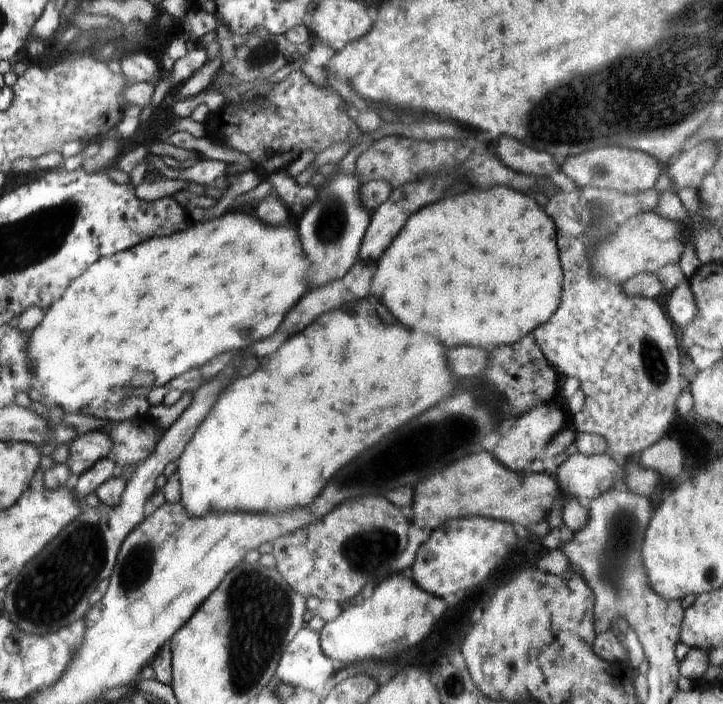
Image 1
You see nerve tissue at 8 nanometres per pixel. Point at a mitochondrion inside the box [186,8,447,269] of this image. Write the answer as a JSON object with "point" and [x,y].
{"point":[262,54]}

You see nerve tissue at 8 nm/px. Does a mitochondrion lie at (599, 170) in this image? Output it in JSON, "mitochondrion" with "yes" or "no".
{"mitochondrion":"yes"}

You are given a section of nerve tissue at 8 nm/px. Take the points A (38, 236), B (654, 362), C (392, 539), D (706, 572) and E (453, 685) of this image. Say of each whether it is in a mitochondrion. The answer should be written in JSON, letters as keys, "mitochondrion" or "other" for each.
{"A":"mitochondrion","B":"mitochondrion","C":"mitochondrion","D":"mitochondrion","E":"mitochondrion"}

